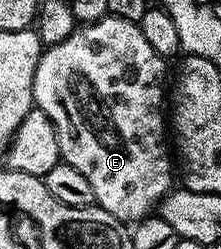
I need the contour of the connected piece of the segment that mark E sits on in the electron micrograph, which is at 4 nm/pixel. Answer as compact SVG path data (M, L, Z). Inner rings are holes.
M109 16L97 22L85 22L77 25L76 31L70 36L66 36L66 40L62 40L62 44L54 44L53 46L47 47L41 53L40 59L38 60L38 68L34 68L32 101L35 109L46 112L46 116L50 116L50 120L54 124L54 132L58 136L58 148L60 149L62 161L70 164L70 168L78 168L78 172L82 172L82 176L86 176L86 180L90 180L90 188L94 188L94 196L96 197L95 205L101 206L103 210L110 212L115 218L120 219L125 224L135 224L141 218L149 217L159 207L160 201L166 197L169 190L173 189L174 186L174 182L172 182L174 158L170 153L169 143L168 146L164 143L166 114L165 111L164 114L160 111L163 106L164 109L166 106L164 66L166 66L166 59L158 56L158 52L154 52L154 48L150 48L146 36L142 36L142 32L137 23Z

